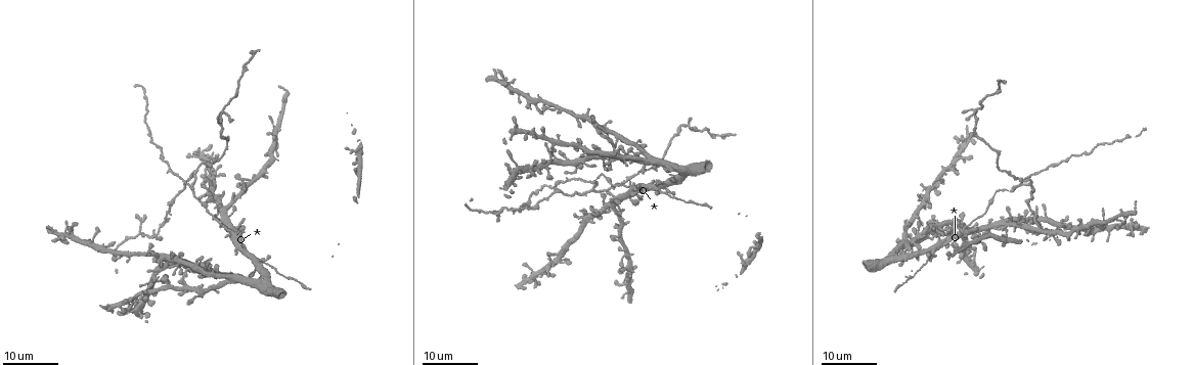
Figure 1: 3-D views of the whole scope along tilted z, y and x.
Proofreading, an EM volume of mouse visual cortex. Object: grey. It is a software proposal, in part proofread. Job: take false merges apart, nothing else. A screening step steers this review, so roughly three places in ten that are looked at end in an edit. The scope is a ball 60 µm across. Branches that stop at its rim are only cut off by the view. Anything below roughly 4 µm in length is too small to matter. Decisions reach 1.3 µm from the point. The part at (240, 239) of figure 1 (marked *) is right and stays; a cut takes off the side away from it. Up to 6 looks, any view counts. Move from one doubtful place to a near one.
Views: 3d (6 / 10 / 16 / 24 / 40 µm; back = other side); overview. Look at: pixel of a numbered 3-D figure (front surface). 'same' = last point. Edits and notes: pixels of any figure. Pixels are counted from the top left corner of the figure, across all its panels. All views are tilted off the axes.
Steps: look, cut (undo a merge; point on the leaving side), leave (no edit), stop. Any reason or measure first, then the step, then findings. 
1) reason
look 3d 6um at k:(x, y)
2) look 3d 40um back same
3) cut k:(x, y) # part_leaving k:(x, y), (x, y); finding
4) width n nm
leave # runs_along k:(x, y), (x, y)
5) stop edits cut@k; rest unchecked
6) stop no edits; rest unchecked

calibre changes
look 3d 24um at 1:(621, 209)

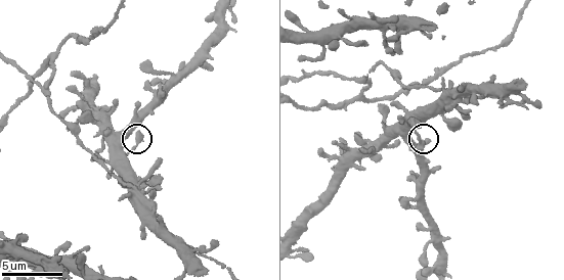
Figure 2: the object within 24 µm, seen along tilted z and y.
look 3d 6um at 2:(140, 137)

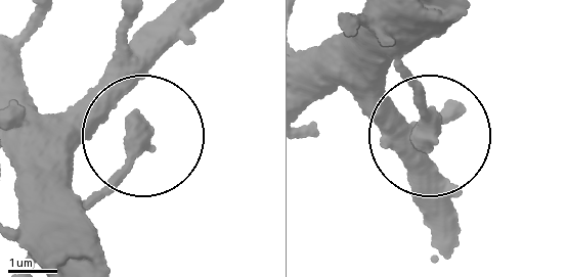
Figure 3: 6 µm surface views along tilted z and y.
width 330 nm
leave # one neuron here

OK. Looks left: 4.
a fork
look 3d 16um at 2:(54, 52)

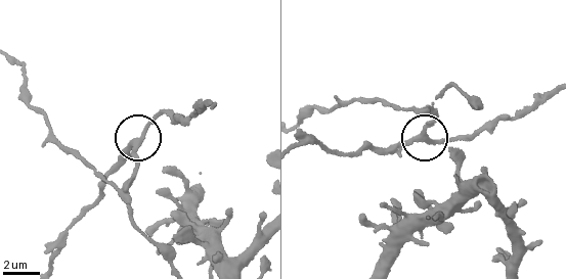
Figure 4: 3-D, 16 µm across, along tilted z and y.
closer look
look 3d 6um at 4:(138, 137)

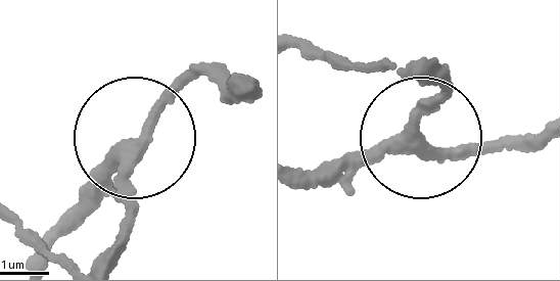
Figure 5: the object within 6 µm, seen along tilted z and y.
arms 3
leave # runs_along 5:(431, 82), (439, 100), (414, 146), (294, 171); all the same neuron

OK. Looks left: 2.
look 3d 10um at 2:(516, 91)

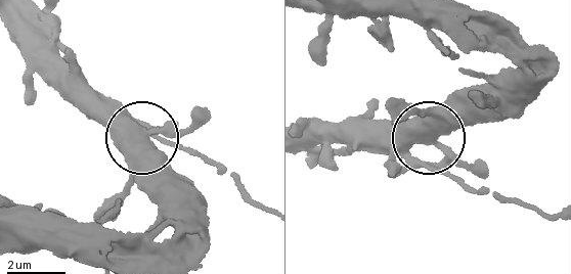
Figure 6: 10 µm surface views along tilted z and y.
look 3d 6um at 6:(433, 140)

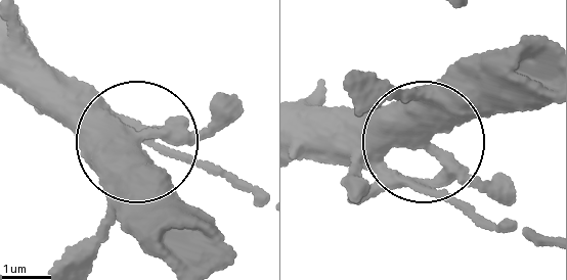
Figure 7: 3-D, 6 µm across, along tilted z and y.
arms 3
leave # one neuron here

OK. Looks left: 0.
stop no edits; rest unchecked

